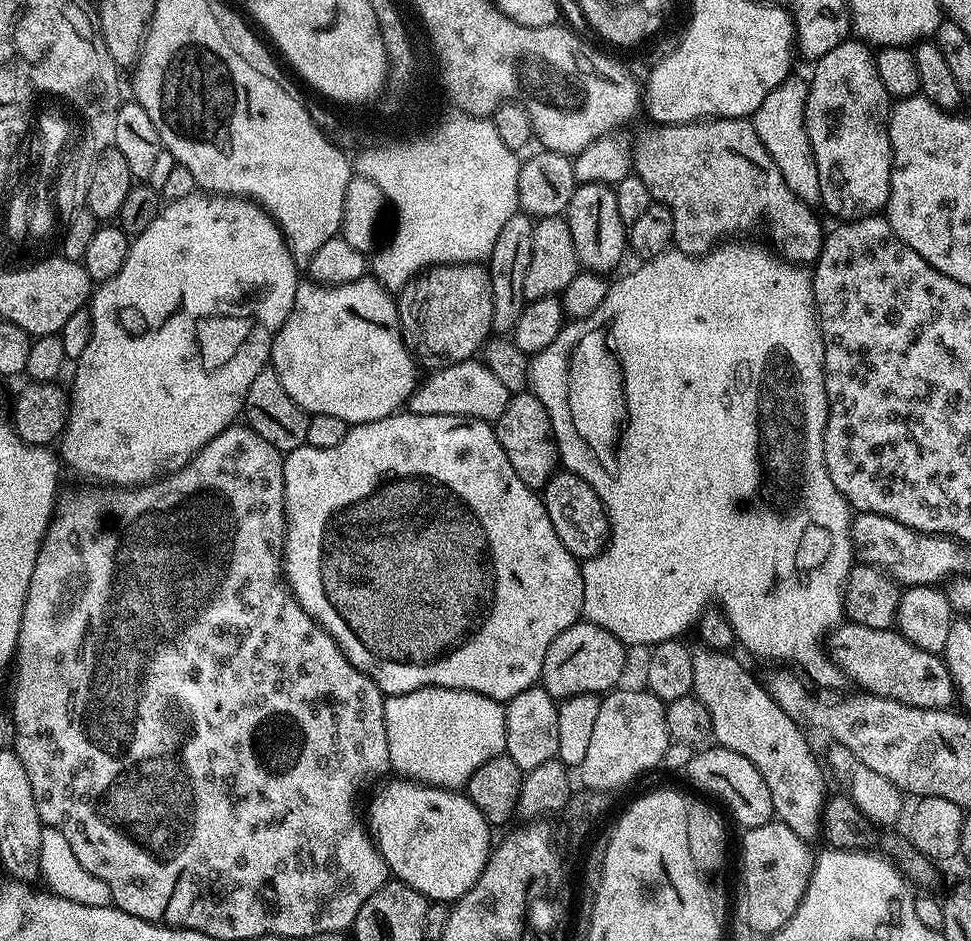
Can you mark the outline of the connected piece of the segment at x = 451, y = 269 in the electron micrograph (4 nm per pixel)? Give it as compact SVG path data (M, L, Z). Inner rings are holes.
M479 263L433 266L414 277L405 288L400 289L398 311L404 344L421 365L429 364L429 369L435 370L446 364L473 359L483 349L484 341L492 332L494 298L488 269Z

